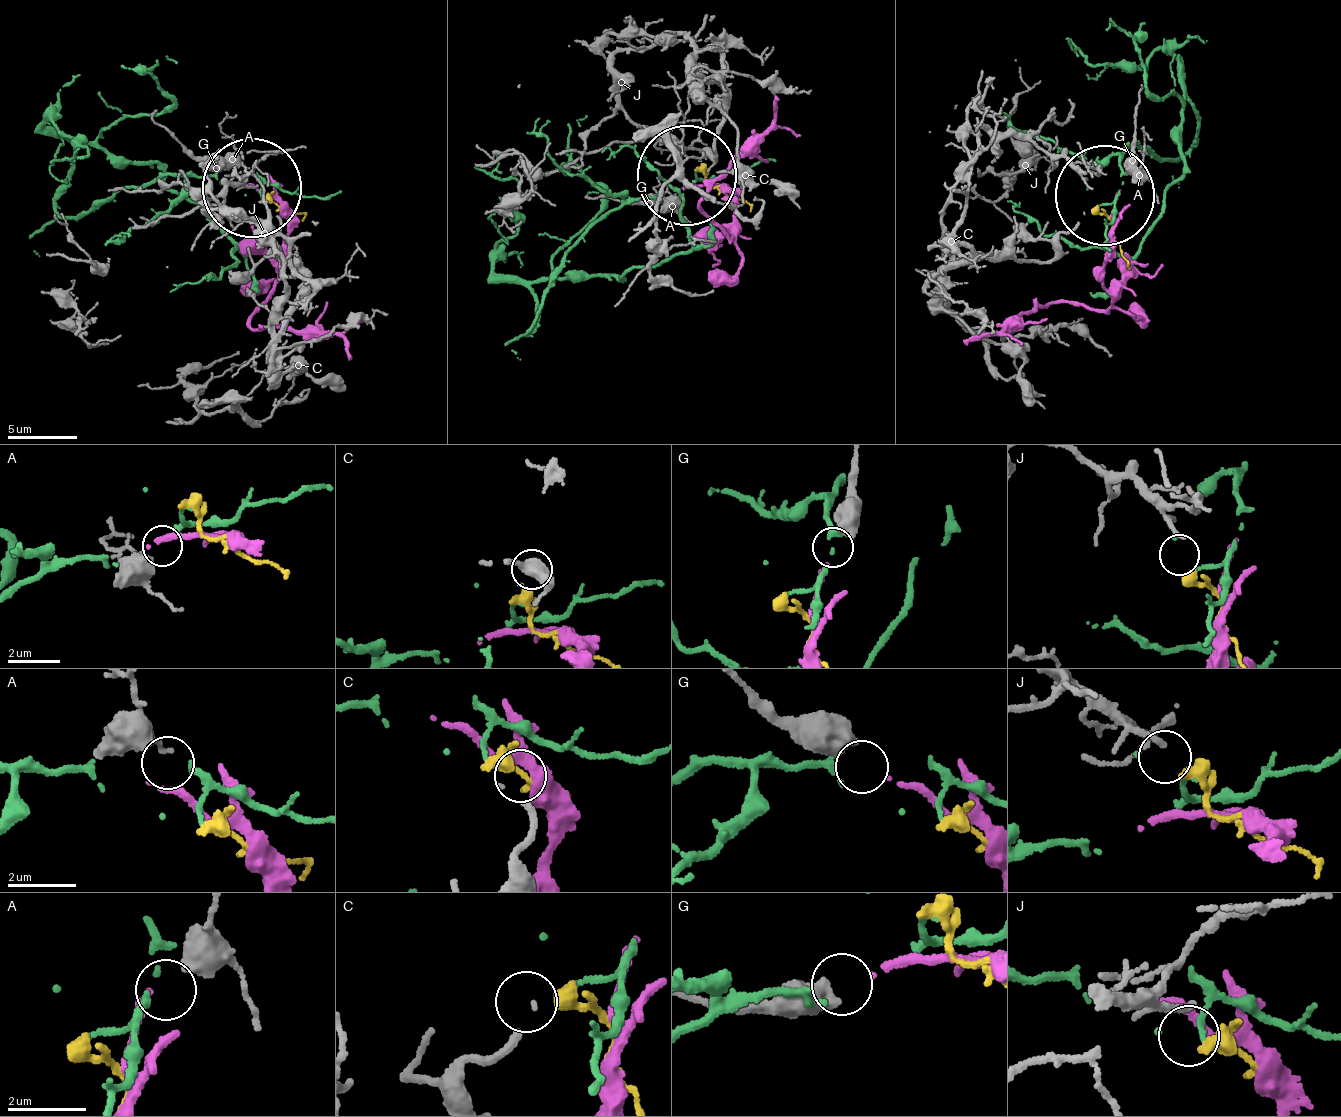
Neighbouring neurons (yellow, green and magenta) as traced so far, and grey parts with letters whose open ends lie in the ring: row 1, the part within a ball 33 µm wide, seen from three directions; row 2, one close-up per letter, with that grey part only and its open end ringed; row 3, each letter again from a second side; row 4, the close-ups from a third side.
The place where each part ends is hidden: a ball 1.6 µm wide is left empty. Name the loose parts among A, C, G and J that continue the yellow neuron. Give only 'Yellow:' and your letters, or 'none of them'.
Yellow: J

